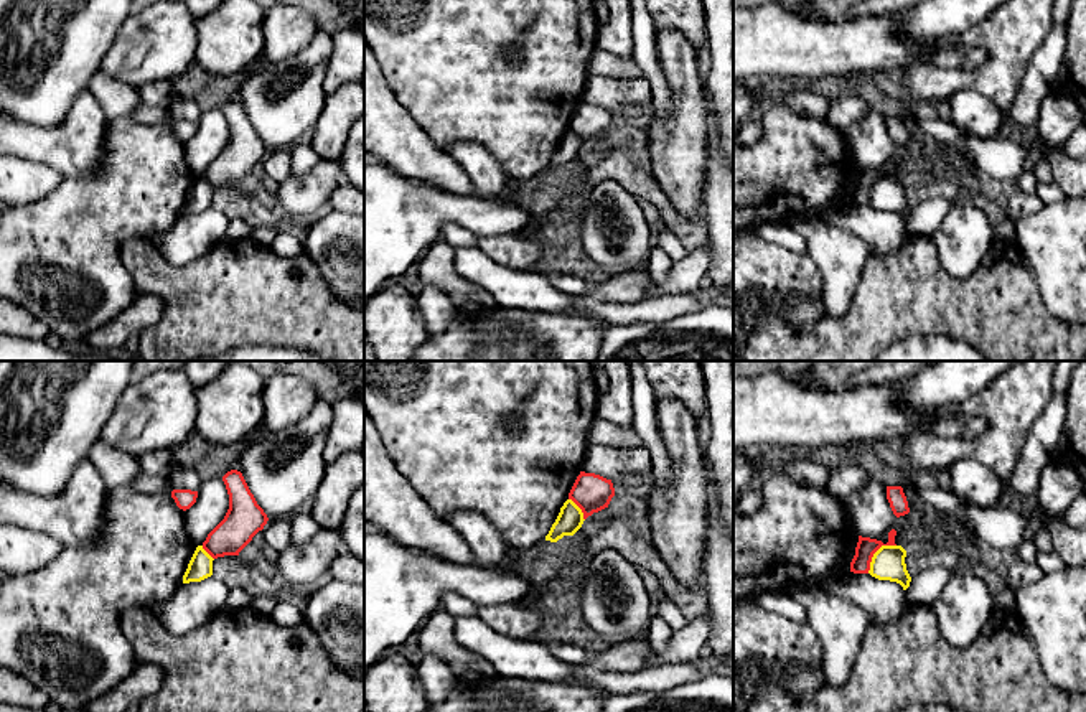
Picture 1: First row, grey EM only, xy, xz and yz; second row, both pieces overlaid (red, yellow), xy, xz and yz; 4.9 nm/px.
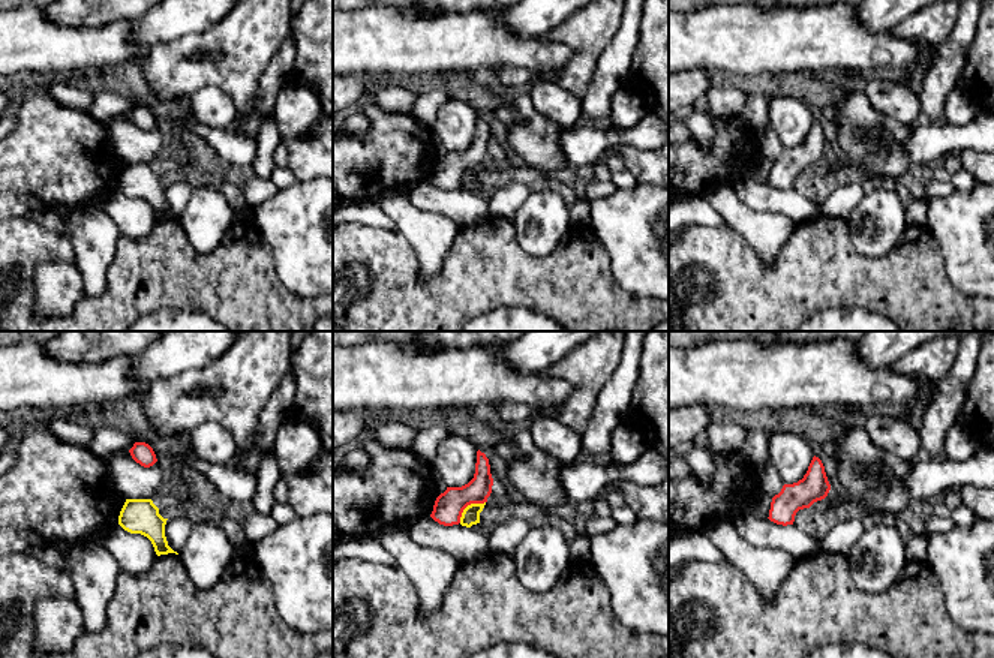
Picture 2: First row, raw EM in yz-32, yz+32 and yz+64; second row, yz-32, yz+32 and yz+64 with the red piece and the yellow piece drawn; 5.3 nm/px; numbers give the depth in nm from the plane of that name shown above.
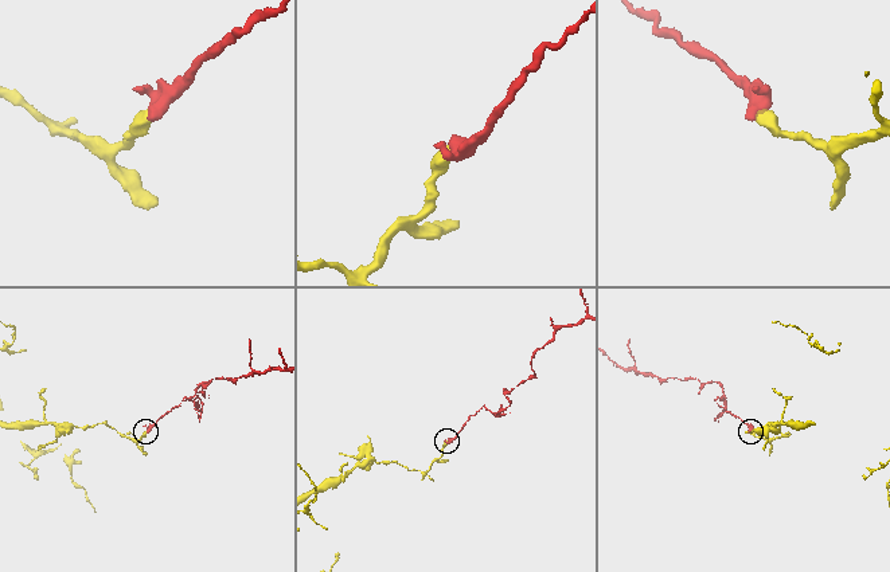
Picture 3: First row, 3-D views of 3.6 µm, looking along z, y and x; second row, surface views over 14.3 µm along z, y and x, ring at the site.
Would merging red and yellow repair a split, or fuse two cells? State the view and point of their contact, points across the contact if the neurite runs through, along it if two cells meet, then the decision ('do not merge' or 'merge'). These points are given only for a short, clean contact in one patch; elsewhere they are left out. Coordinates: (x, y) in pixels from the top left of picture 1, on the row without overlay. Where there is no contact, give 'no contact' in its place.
contact yz (875, 182); border yz (895, 175), (884, 175), (874, 185), (867, 203); do not merge

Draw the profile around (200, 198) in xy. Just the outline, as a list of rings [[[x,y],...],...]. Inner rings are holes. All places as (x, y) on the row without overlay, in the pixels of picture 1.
[[[198,176],[183,206],[183,214],[201,213],[211,208],[213,191],[214,190],[203,180],[203,176]]]

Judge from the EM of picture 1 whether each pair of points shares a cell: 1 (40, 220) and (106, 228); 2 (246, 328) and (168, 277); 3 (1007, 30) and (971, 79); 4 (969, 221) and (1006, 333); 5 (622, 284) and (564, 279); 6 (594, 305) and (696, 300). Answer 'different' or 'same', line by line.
1: same
2: same
3: same
4: different
5: same
6: same

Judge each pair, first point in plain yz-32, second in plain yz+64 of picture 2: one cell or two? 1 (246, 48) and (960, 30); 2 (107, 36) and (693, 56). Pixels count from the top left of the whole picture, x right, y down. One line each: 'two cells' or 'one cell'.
1: two cells
2: one cell

